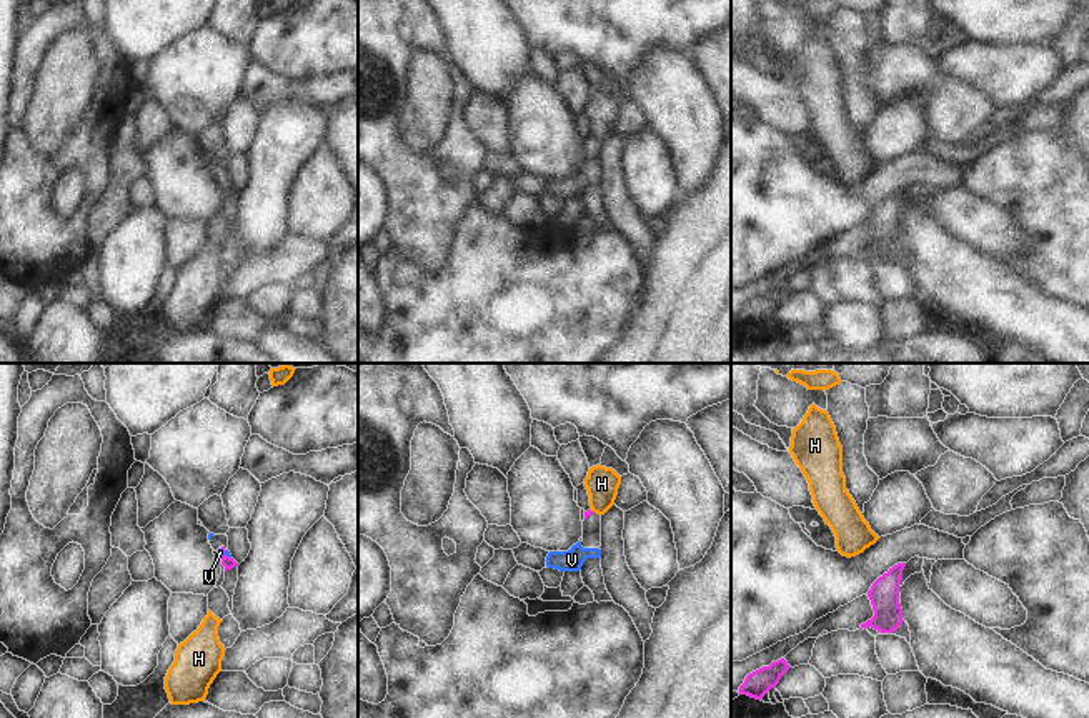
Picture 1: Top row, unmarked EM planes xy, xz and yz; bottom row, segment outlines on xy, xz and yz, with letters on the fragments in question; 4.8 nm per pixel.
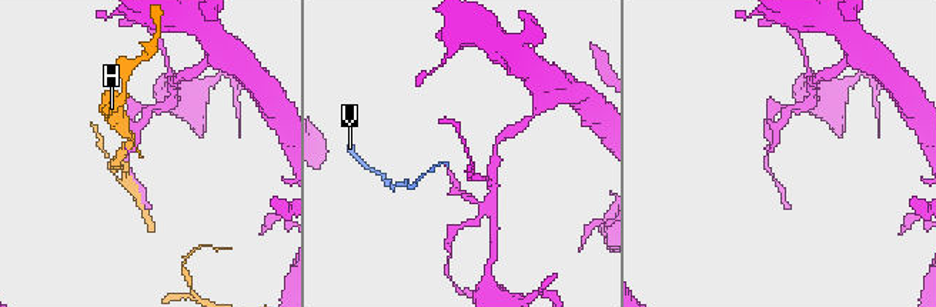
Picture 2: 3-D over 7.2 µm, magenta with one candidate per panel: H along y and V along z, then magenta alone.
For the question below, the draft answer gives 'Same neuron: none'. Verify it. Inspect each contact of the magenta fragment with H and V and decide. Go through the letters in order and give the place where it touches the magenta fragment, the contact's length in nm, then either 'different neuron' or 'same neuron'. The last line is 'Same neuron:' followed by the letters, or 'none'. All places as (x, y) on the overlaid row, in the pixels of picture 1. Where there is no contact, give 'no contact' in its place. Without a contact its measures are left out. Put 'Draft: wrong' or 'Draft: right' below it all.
H: xz (593, 512) | 30 nm | different neuron
V: xy (225, 555) | 80 nm | same neuron
Same neuron: V
Draft: wrong

